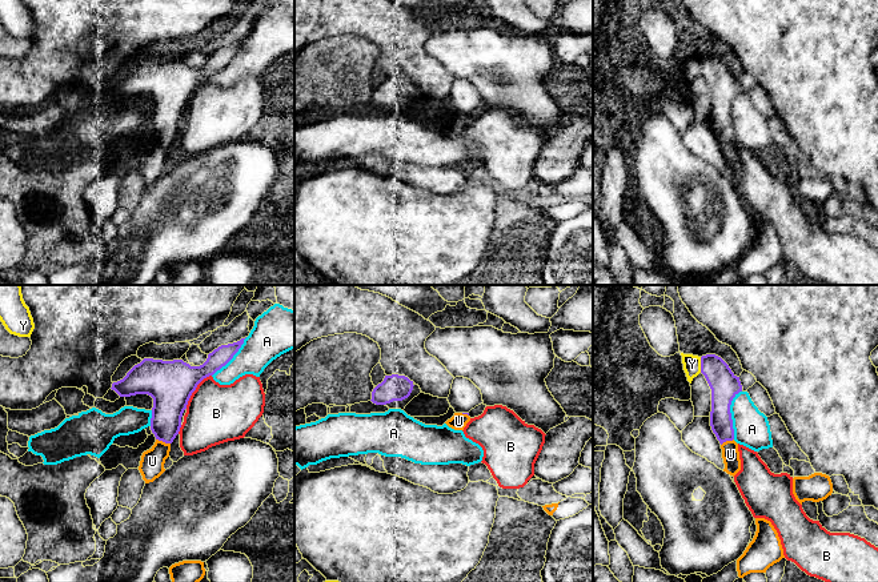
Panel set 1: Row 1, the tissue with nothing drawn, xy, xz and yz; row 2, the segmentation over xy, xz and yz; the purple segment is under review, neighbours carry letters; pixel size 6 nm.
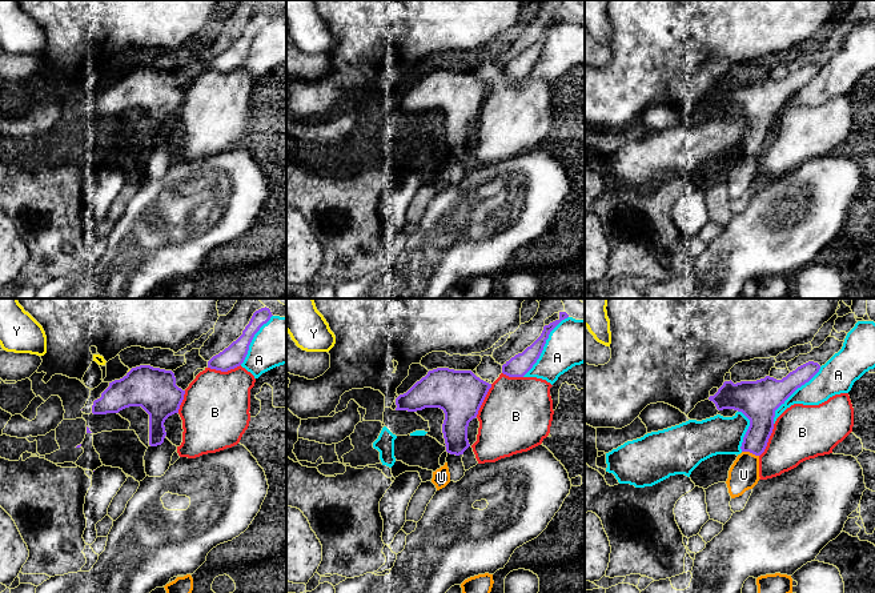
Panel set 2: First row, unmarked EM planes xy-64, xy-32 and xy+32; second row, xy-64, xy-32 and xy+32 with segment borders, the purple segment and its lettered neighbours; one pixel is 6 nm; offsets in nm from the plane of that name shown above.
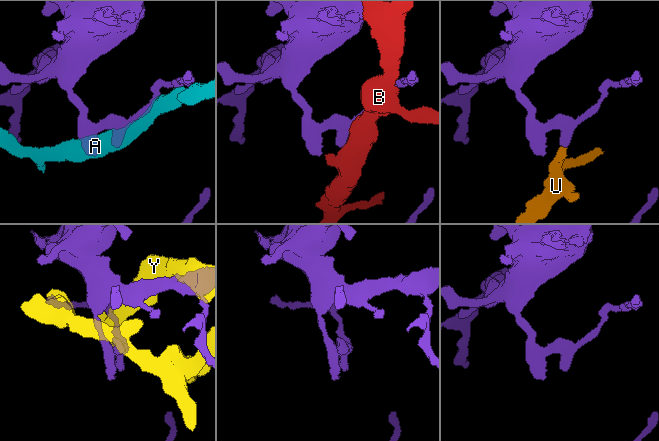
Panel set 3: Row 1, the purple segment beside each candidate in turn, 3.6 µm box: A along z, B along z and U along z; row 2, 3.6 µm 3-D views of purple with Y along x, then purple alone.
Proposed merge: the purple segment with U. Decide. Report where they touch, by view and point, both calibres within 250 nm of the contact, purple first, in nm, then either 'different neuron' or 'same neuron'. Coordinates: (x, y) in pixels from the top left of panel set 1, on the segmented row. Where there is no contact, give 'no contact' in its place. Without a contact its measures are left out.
xy (163, 441) | 200/140 nm | different neuron

